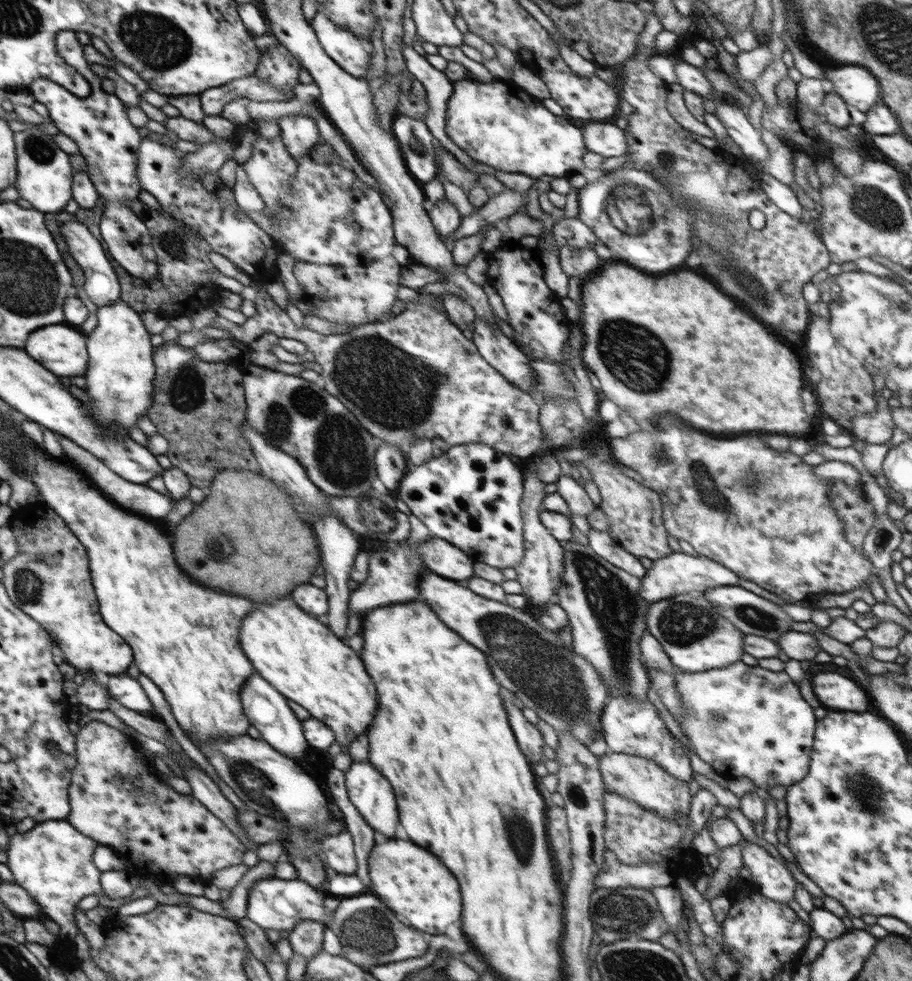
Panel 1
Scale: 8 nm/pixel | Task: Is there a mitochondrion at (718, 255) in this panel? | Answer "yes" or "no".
yes

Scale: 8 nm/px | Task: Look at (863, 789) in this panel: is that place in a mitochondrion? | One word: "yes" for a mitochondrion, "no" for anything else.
yes

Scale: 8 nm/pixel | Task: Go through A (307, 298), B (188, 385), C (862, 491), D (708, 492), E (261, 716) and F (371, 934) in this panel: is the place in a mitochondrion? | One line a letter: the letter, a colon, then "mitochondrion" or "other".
A: other
B: mitochondrion
C: other
D: mitochondrion
E: other
F: mitochondrion

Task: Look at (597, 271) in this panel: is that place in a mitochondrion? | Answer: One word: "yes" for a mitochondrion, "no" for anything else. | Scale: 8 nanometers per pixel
no

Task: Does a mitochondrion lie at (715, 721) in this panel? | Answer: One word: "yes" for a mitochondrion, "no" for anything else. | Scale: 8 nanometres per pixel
yes

